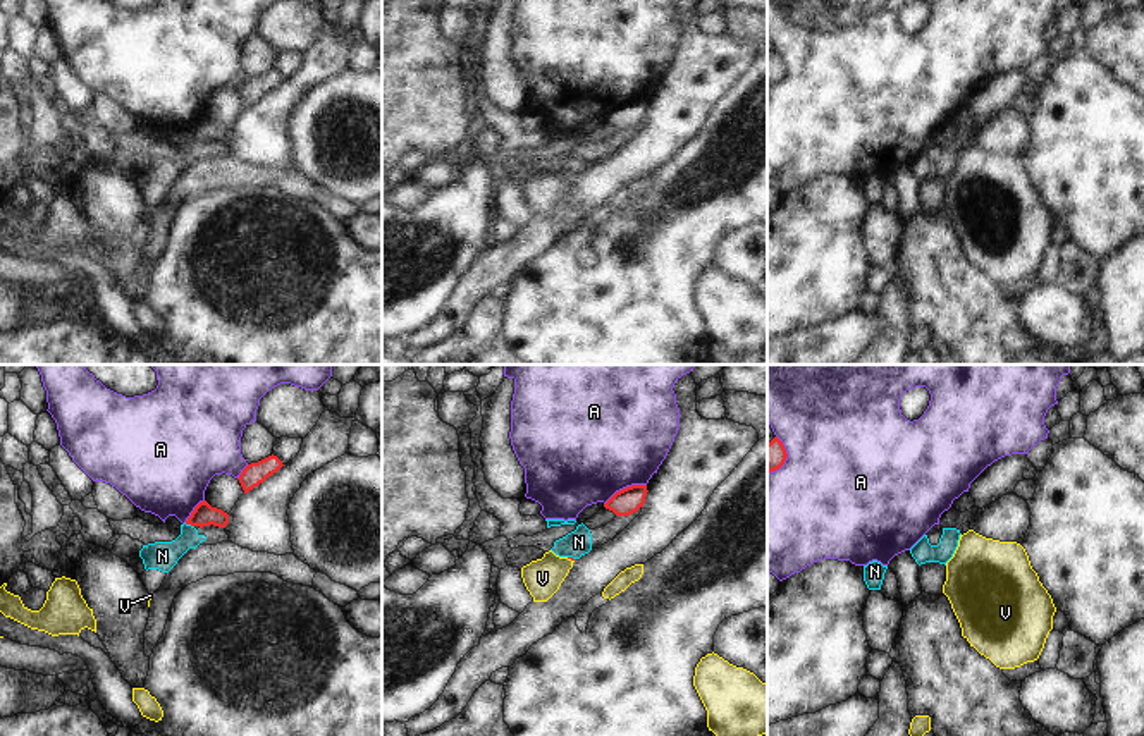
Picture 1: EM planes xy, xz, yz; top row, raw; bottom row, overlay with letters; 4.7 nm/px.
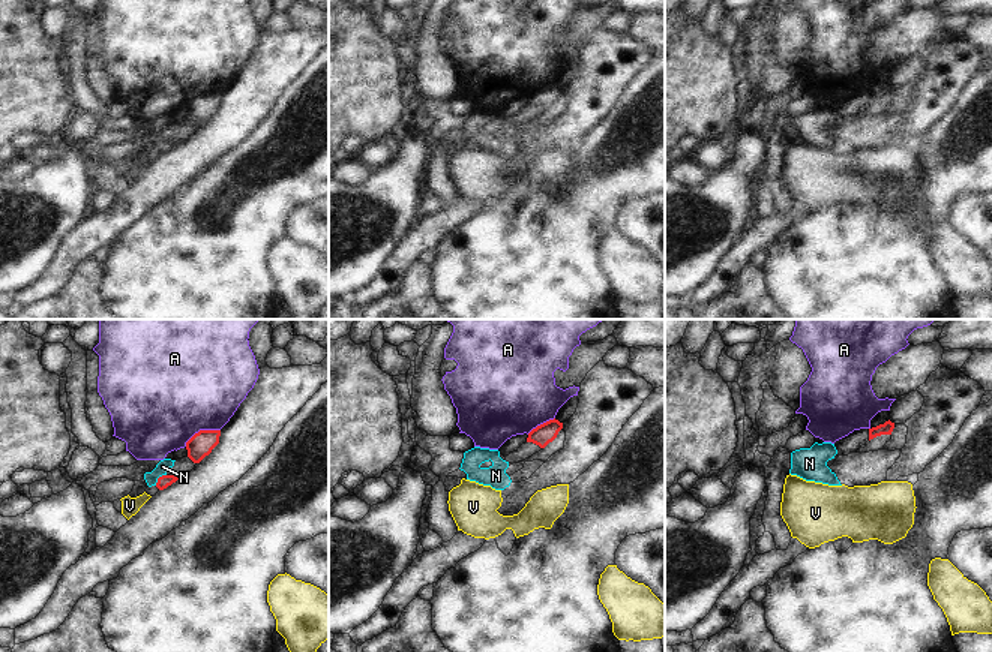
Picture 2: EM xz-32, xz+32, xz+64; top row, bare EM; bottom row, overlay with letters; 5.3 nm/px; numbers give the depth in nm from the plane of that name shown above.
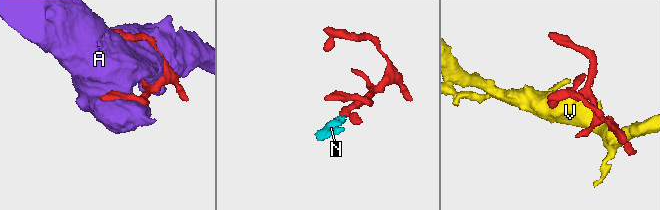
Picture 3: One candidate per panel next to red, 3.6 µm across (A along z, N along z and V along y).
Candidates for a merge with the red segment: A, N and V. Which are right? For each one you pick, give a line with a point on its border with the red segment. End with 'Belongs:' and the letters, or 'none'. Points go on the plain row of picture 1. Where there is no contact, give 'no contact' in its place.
N: xy (190, 138)
Belongs: N

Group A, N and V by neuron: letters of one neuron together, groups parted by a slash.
A / N / V

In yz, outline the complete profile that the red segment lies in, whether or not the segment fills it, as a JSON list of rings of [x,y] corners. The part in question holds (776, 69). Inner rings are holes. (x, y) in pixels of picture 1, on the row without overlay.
[[[774,52],[767,58],[767,88],[779,84],[784,79],[786,72],[788,69],[783,57]]]

